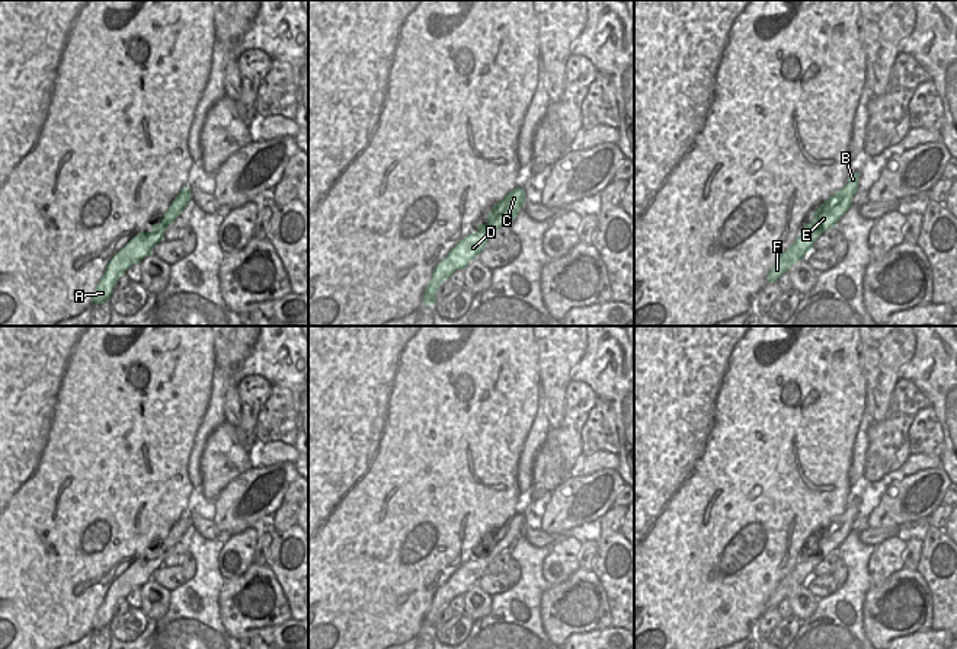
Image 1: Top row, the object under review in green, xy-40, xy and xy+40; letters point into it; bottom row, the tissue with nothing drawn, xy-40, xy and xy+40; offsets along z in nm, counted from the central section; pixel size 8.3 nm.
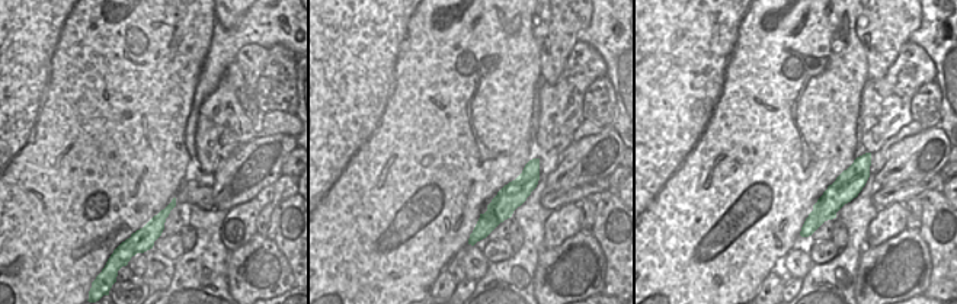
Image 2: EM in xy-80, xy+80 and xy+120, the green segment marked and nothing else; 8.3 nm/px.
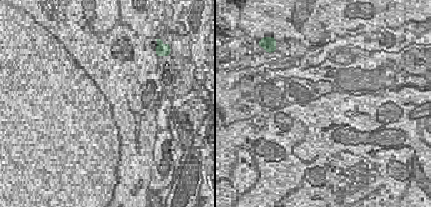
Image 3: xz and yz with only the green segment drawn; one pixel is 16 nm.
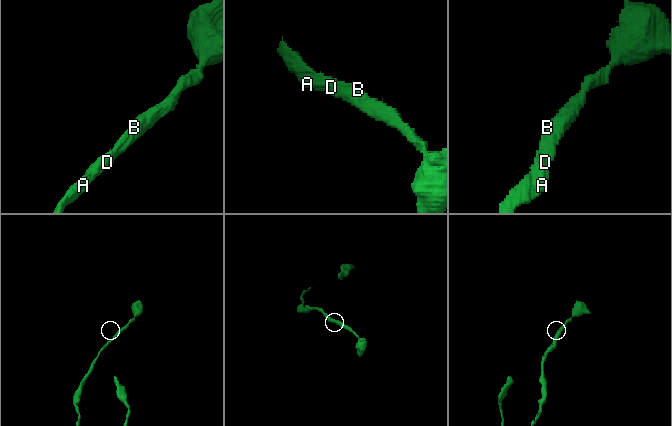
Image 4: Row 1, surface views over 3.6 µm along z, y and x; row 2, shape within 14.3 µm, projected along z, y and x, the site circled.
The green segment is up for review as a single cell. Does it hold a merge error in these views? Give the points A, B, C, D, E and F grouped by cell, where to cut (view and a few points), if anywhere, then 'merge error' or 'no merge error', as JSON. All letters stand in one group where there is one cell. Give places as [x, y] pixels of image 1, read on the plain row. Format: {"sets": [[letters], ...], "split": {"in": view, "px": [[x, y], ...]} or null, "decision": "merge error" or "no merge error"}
{"sets": [["A", "B", "C", "D", "E", "F"]], "split": null, "decision": "no merge error"}

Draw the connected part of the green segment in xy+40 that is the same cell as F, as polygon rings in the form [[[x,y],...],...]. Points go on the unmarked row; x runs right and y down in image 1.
[[[852,499],[845,512],[830,521],[829,525],[817,534],[813,540],[813,546],[809,550],[804,550],[803,559],[777,585],[766,602],[768,608],[777,608],[782,600],[785,600],[797,586],[803,585],[806,579],[813,575],[813,569],[823,557],[838,550],[842,541],[852,531],[852,524],[858,515],[858,503],[858,499]]]

